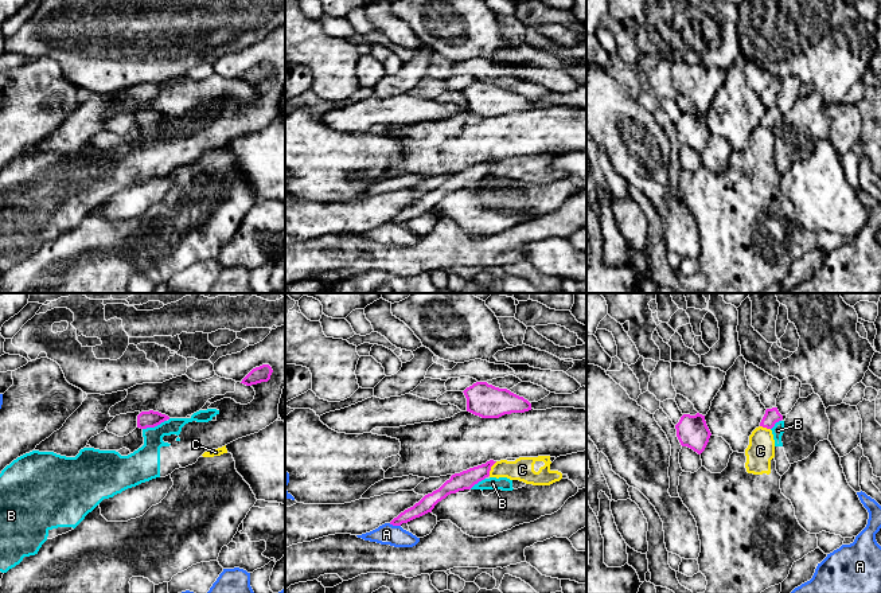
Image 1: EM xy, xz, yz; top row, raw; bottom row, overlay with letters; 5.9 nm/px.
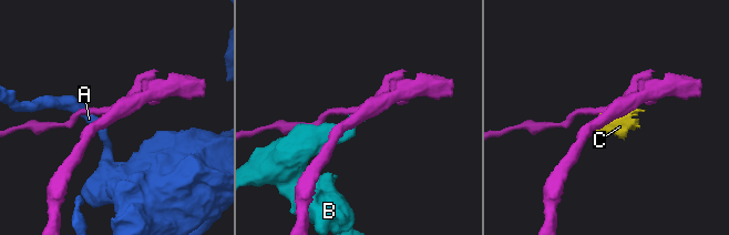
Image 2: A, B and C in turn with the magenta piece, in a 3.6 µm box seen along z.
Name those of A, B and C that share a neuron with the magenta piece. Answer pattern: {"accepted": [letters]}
{"accepted": []}

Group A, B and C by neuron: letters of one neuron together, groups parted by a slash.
A / B / C

